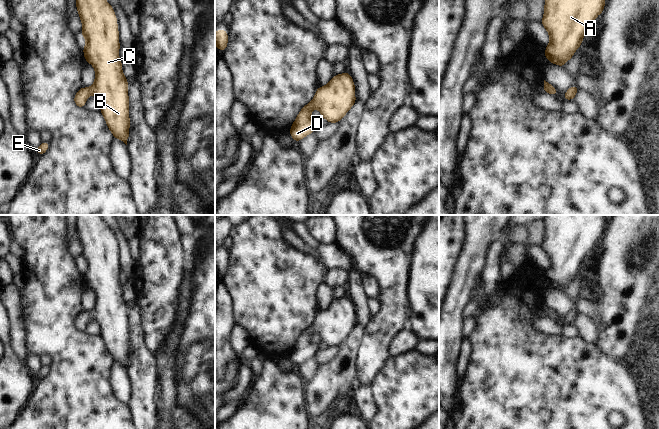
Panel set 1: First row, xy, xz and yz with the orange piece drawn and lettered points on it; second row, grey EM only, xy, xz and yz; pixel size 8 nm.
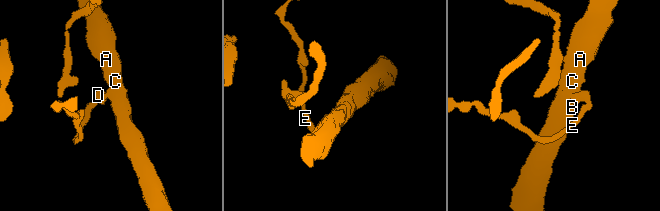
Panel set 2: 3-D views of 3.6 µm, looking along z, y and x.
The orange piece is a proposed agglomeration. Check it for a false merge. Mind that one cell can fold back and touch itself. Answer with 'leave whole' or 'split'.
leave whole

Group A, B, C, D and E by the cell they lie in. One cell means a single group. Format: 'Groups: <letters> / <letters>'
Groups: A B C D E.

